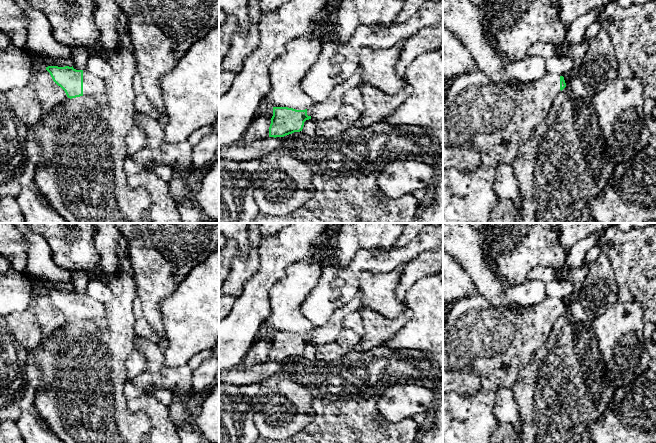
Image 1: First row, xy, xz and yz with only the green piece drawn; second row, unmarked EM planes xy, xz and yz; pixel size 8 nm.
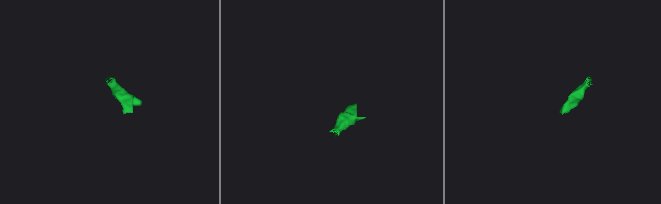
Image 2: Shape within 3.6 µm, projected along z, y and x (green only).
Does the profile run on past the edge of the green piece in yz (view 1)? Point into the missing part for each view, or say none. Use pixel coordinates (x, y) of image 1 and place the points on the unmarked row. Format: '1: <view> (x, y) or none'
1: yz (496, 342)

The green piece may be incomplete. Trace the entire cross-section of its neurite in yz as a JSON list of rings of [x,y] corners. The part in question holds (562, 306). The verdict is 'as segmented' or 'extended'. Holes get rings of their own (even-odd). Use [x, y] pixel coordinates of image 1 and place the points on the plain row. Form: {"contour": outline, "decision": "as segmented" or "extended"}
{"contour": [[[475,293],[453,303],[443,323],[443,369],[475,371],[487,377],[496,387],[512,389],[518,374],[528,365],[532,355],[544,344],[552,327],[566,311],[563,300],[546,297],[540,303],[511,309],[494,306],[485,297]]], "decision": "extended"}

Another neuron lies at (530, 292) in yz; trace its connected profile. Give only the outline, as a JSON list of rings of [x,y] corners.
[[[524,280],[520,285],[507,286],[505,296],[515,305],[521,307],[533,306],[546,297],[547,284],[540,280]]]

